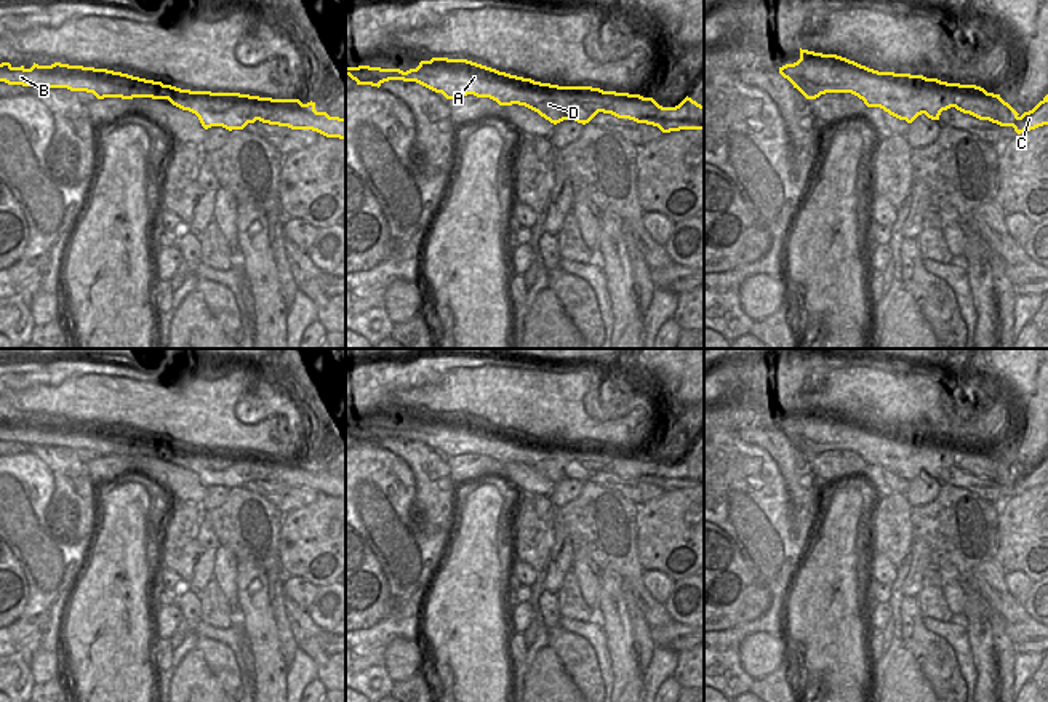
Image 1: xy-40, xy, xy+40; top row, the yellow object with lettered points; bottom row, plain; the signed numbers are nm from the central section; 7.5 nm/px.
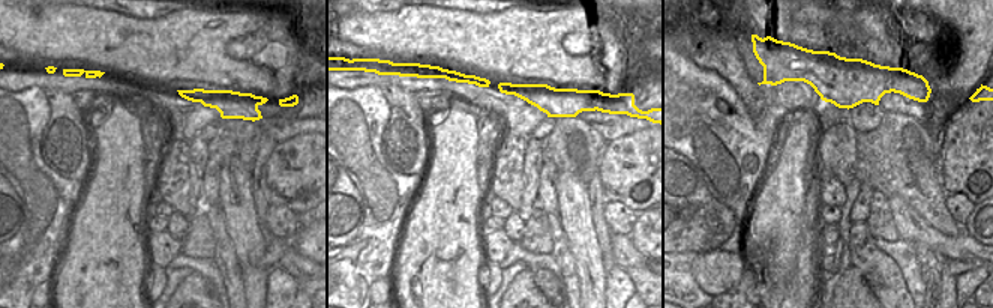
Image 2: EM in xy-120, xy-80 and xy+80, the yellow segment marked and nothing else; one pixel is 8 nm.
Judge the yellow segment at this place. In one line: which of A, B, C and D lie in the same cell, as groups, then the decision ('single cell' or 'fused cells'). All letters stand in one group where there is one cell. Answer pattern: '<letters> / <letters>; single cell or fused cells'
A B D / C; fused cells

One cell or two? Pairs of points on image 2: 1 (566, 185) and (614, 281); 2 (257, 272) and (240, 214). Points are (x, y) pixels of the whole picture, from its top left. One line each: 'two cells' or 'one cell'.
1: two cells
2: one cell

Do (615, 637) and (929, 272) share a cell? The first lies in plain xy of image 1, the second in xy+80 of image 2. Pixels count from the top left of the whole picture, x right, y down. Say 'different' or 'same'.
same

